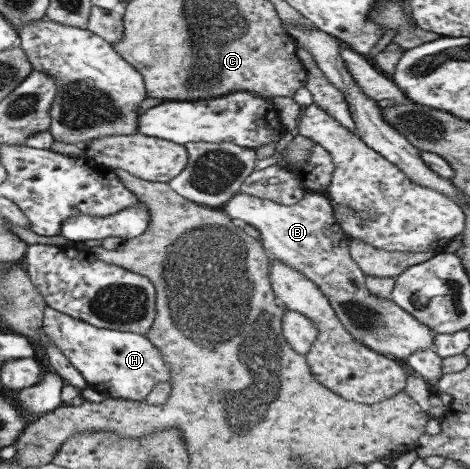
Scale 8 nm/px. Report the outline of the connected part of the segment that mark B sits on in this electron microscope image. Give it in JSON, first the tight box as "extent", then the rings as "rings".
{"extent":[222,191,434,363],"rings":[[[239,191],[234,194],[230,201],[222,205],[222,210],[233,221],[240,224],[250,224],[251,227],[254,227],[260,235],[259,239],[263,243],[265,251],[273,259],[293,267],[298,273],[305,275],[306,279],[313,281],[328,298],[342,325],[363,346],[401,363],[405,363],[409,355],[415,351],[432,349],[434,333],[425,323],[420,323],[413,315],[410,315],[410,312],[398,307],[398,304],[394,303],[390,297],[378,297],[367,288],[367,277],[351,258],[350,250],[348,249],[348,244],[352,239],[348,238],[346,233],[342,232],[340,225],[337,224],[328,196],[304,192],[304,197],[298,200],[298,203],[286,205],[269,199],[260,199],[259,197],[248,195],[244,191]]]}

